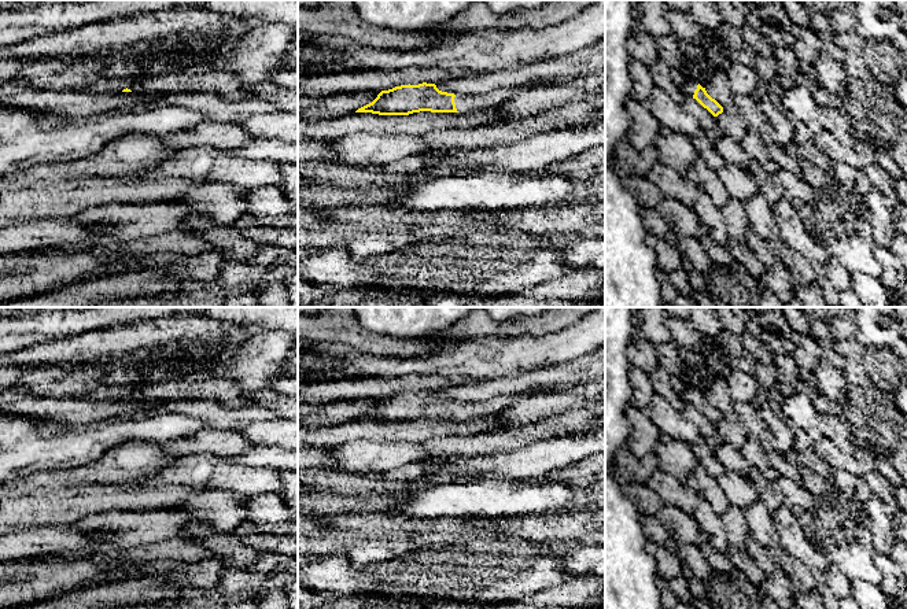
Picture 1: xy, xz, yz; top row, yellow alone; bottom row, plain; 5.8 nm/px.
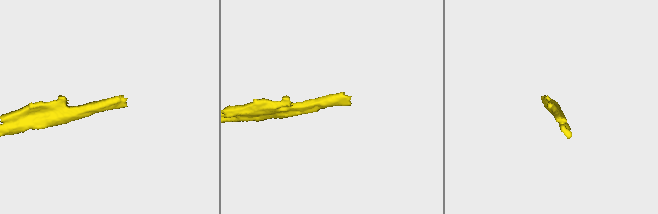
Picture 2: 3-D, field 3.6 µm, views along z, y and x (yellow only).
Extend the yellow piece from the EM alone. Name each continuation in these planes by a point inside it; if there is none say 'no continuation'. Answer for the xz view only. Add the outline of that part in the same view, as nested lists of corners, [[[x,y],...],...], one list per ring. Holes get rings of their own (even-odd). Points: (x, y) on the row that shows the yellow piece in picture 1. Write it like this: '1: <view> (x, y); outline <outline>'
1: xz (464, 103); outline [[[537,84],[523,85],[523,86],[516,86],[516,88],[497,89],[497,91],[488,92],[484,95],[475,95],[475,96],[456,95],[454,103],[456,103],[456,108],[458,112],[488,110],[495,106],[499,106],[502,102],[510,99],[516,93],[528,91],[534,86],[537,86]]]

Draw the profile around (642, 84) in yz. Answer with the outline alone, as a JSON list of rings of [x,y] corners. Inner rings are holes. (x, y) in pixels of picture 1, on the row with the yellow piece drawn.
[[[631,59],[628,63],[631,89],[630,97],[646,103],[655,88],[649,67],[638,60]]]

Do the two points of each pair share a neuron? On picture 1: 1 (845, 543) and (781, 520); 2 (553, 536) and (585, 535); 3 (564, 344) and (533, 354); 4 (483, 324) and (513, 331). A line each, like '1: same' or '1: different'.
1: different
2: same
3: same
4: same

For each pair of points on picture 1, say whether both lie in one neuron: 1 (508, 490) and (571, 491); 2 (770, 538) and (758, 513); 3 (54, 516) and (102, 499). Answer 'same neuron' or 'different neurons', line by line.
1: same neuron
2: same neuron
3: same neuron

